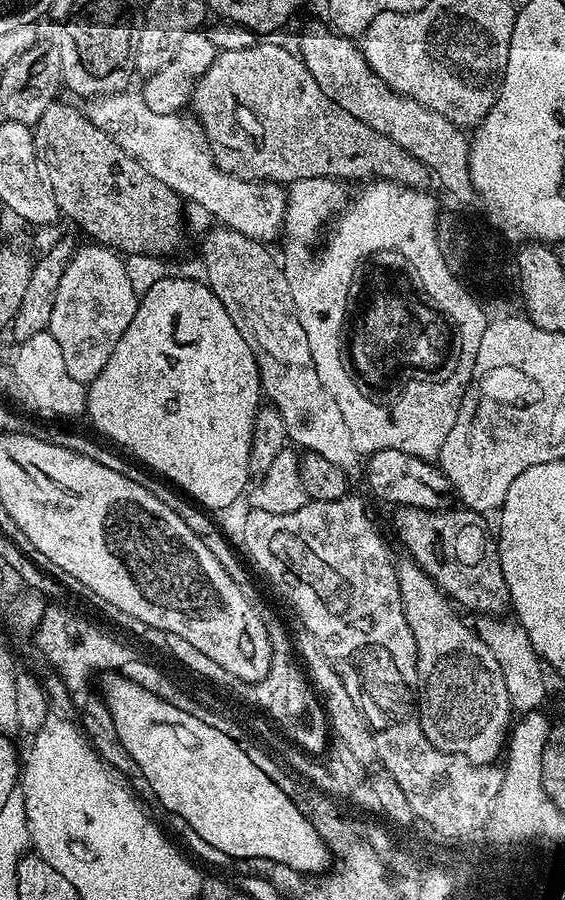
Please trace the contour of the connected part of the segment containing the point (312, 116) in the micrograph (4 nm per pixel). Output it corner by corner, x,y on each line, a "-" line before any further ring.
257,42
246,50
217,52
214,62
210,62
210,70
206,70
206,74
202,74
202,78
194,90
190,101
190,112
196,123
204,129
204,136
208,140
208,146
212,149
212,157
216,159
218,167
222,171
234,174
243,180
259,180
287,186
297,182
298,179
322,178
323,176
332,177
336,181
366,181
375,178
377,180
392,180
395,184
417,189
427,189
428,183
433,183
434,180
432,173
428,171
428,167
422,162
418,162
418,158
414,158
409,152
402,150
402,146
398,146
390,138
386,138
386,134
378,134
373,128
366,126
366,122
362,122
358,118
354,118
354,114
342,110
342,106
338,106
338,102
331,100
322,90
322,86
318,86
318,82
314,82
314,74
310,74
310,70
305,66
299,55
293,49
291,52
290,49
283,48
280,44

